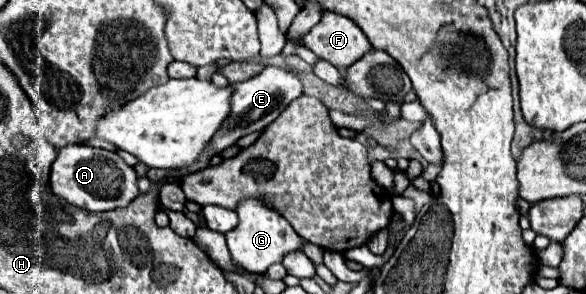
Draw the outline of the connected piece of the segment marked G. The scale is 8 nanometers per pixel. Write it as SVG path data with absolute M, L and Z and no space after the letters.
M251 198L251 200L241 200L237 204L239 214L239 224L237 228L233 228L233 232L227 232L227 246L231 250L233 260L243 266L249 272L267 272L267 268L275 262L281 262L281 258L291 252L291 250L299 250L303 238L297 236L297 232L287 224L287 220L283 220L283 216L279 216L279 212L271 210L269 204L265 200L259 198Z

